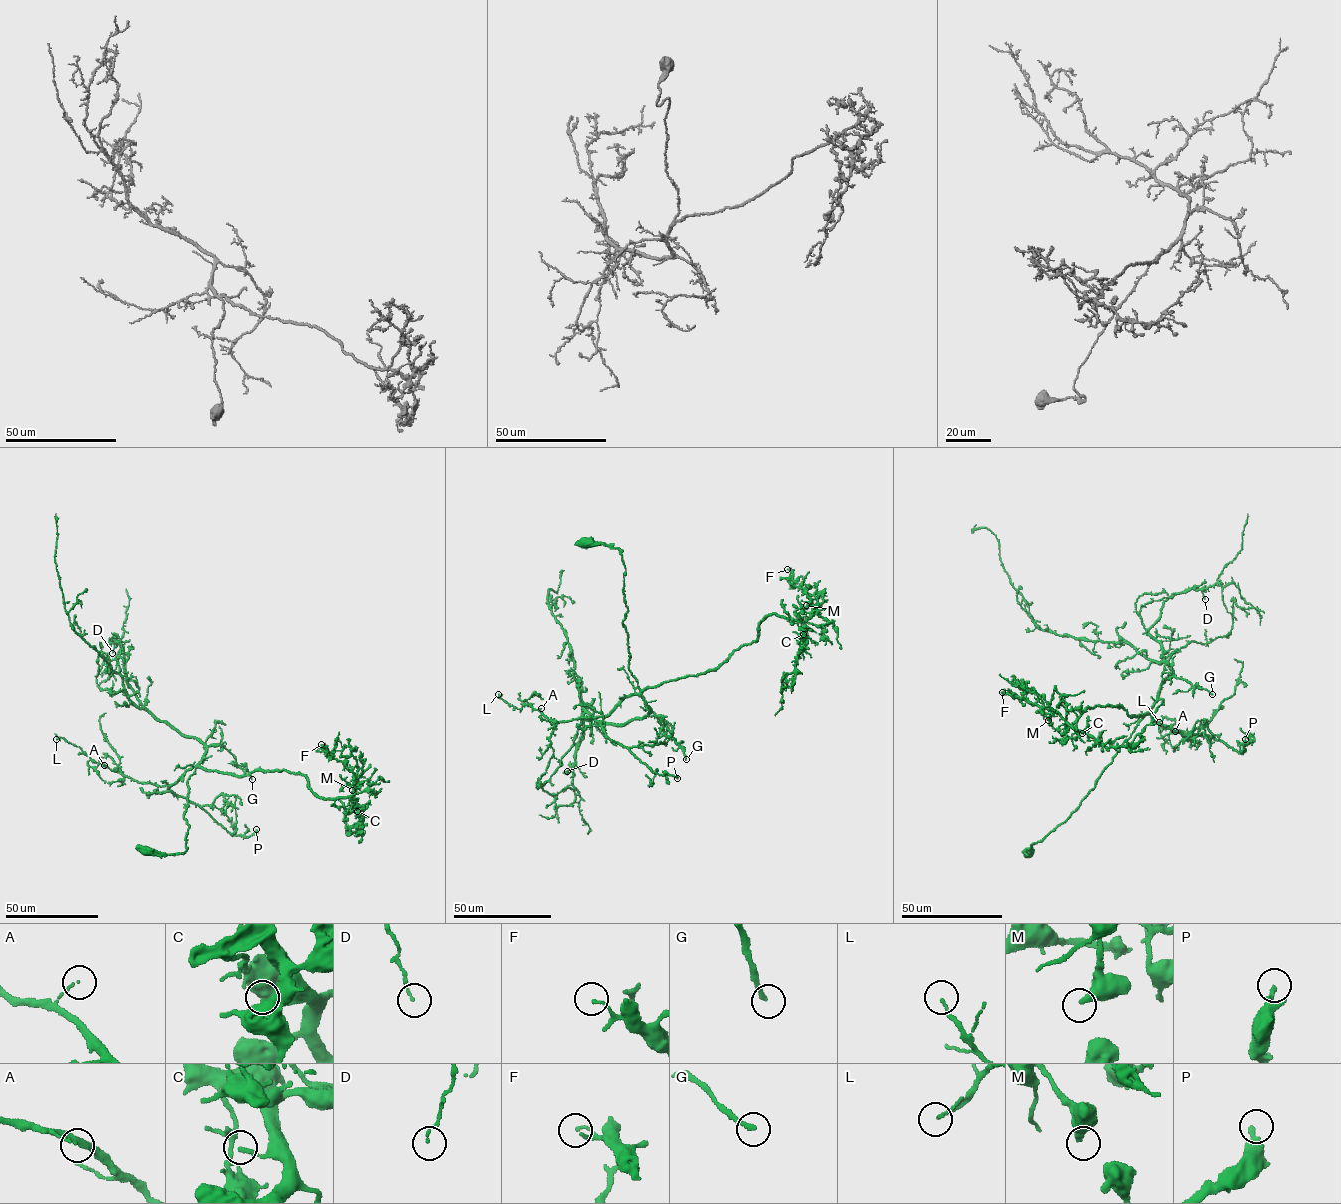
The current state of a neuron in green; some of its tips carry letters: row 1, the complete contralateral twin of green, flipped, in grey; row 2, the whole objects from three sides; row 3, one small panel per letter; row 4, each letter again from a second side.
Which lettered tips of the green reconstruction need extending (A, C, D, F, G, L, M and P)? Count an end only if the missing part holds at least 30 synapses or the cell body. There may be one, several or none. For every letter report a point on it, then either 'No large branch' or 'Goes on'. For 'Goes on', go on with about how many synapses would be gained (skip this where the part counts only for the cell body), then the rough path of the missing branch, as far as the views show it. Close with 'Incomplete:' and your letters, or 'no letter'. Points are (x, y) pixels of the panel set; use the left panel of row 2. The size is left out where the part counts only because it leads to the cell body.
A: Place: (104, 765). No large branch
C: Place: (357, 811). No large branch
D: Place: (112, 653). No large branch
F: Place: (321, 744). No large branch
G: Place: (252, 779). No large branch
L: Place: (56, 739). No large branch
M: Place: (352, 790). No large branch
P: Place: (256, 829). No large branch
Incomplete: no letter

